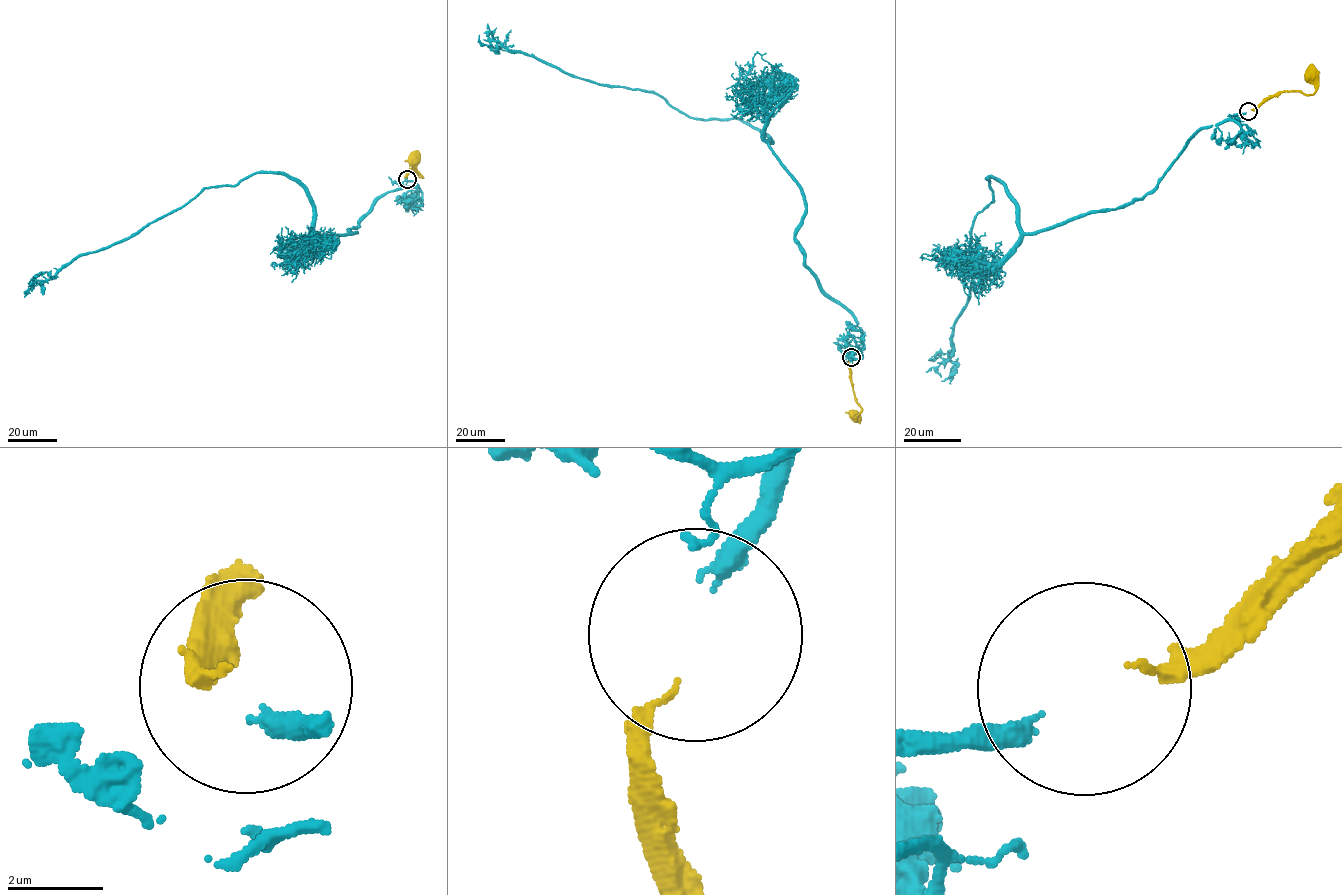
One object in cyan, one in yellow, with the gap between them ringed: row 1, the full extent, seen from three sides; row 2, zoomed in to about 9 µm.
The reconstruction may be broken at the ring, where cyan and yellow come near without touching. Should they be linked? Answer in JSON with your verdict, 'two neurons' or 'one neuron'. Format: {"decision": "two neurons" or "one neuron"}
{"decision": "one neuron"}

